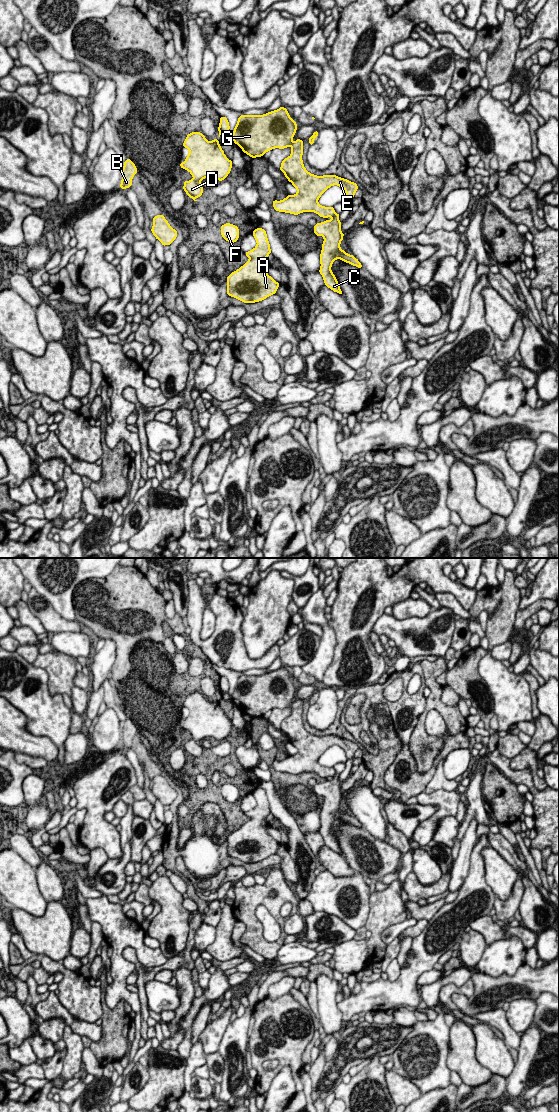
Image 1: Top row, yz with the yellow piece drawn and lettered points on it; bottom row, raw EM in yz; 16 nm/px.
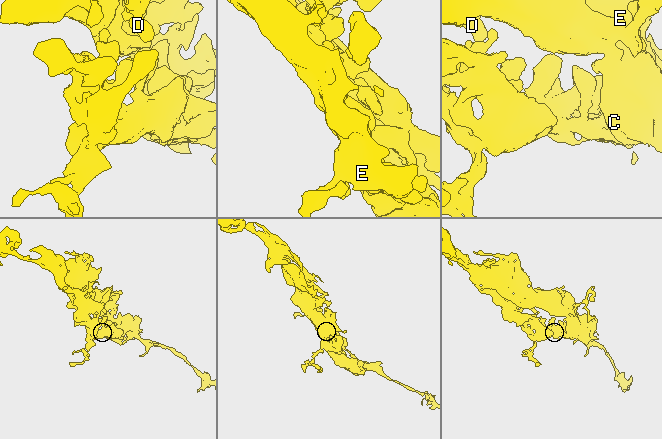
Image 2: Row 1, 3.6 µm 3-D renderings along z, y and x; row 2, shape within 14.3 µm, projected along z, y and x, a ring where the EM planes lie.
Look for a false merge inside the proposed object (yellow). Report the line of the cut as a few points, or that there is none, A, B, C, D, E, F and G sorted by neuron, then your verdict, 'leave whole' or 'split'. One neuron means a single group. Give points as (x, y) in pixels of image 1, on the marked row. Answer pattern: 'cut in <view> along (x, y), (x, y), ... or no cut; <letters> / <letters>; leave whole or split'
no cut; A B C D E F G; leave whole

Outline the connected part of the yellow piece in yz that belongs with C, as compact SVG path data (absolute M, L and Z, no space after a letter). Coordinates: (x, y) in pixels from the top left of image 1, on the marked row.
M280 107L275 111L263 115L241 115L234 128L232 138L244 153L252 158L261 157L274 148L284 149L292 147L291 155L285 158L280 171L297 189L295 195L287 195L281 201L274 200L273 207L276 211L298 215L302 212L315 212L320 217L332 217L322 223L316 223L314 233L322 236L324 242L320 254L320 274L325 286L342 295L339 283L331 271L332 263L336 259L362 268L361 263L353 255L340 248L344 233L341 232L339 215L333 207L324 207L318 203L321 195L331 186L338 185L346 192L347 199L354 198L358 189L356 183L336 175L317 176L309 173L302 160L303 140L292 141L297 124L287 109Z

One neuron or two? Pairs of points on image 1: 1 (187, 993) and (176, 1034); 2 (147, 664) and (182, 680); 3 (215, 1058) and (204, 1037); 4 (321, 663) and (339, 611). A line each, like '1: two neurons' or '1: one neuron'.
1: one neuron
2: one neuron
3: two neurons
4: two neurons

